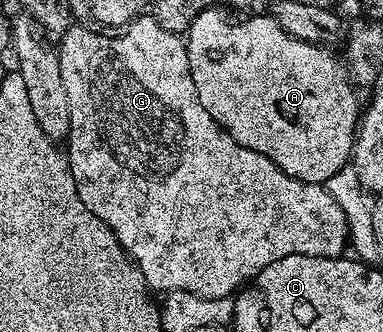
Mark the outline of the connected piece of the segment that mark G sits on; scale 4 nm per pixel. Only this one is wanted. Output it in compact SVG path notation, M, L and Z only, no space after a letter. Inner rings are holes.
M137 17L118 35L104 35L87 27L72 27L67 30L62 41L58 42L57 52L61 81L64 83L69 105L69 131L65 138L65 156L73 175L73 183L77 187L77 195L81 203L85 203L87 210L115 233L124 254L138 269L139 276L143 278L143 284L148 290L163 289L162 291L167 293L185 291L208 299L227 299L240 287L246 286L269 263L277 263L277 259L285 259L289 255L344 256L346 249L343 248L347 245L349 221L343 210L335 204L330 192L323 185L310 185L307 181L298 181L296 177L285 175L265 155L235 144L219 128L219 124L200 107L199 101L195 98L195 88L189 71L187 46L180 34L171 33L151 17Z

